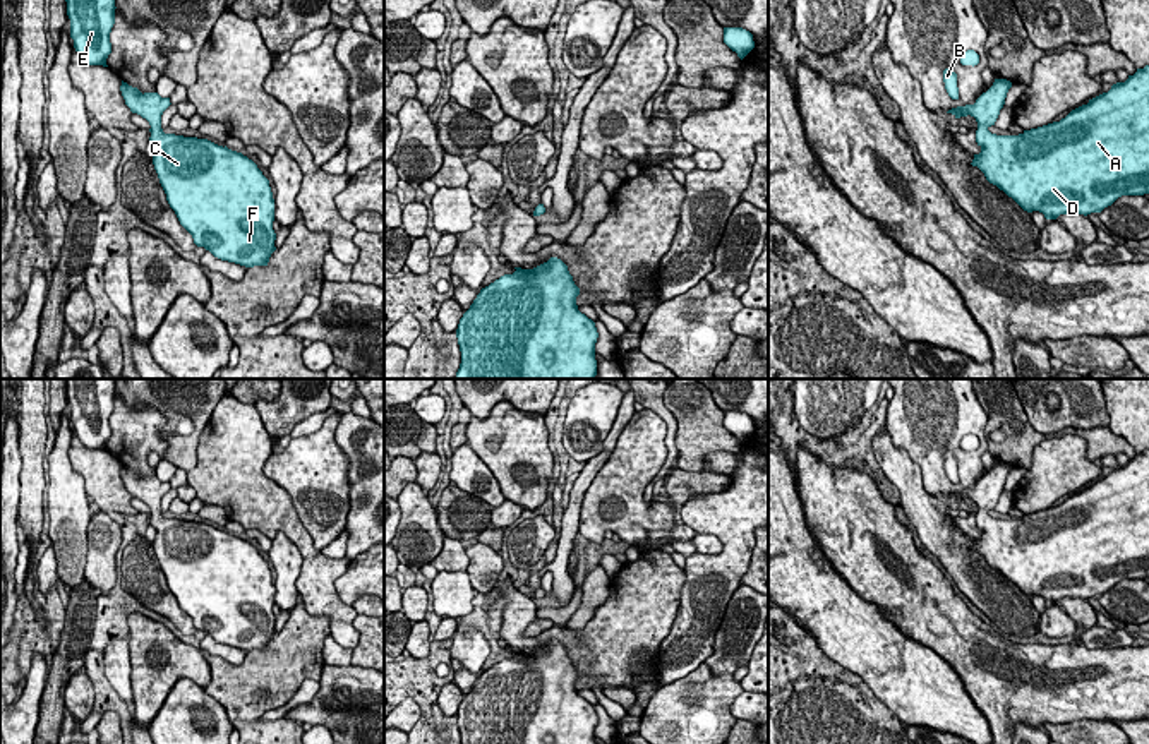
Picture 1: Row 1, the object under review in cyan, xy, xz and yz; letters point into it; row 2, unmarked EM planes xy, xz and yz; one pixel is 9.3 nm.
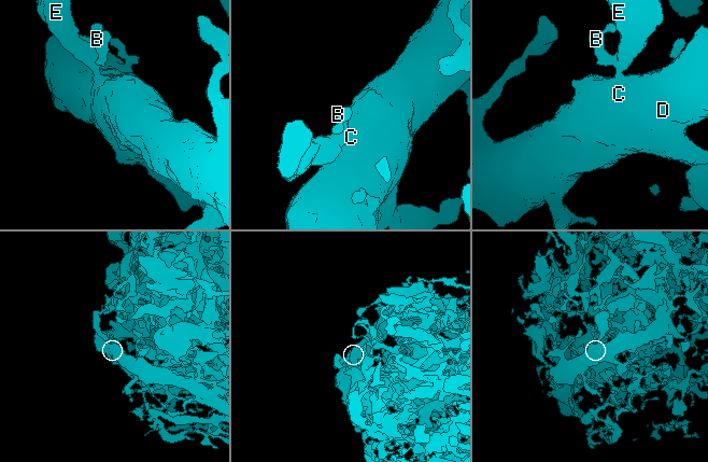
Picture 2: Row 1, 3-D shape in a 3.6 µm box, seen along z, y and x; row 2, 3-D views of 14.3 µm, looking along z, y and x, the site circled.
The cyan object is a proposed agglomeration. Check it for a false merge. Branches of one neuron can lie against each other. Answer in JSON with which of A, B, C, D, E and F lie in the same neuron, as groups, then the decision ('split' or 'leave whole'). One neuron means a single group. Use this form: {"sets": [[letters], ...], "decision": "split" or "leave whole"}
{"sets": [["A", "B", "C", "D", "E", "F"]], "decision": "leave whole"}

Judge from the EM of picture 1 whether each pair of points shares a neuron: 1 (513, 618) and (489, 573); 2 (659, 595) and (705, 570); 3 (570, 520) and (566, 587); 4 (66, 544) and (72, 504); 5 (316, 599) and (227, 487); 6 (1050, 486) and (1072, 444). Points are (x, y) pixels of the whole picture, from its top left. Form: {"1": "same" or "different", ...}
{"1": "different", "2": "different", "3": "same", "4": "same", "5": "same", "6": "same"}

